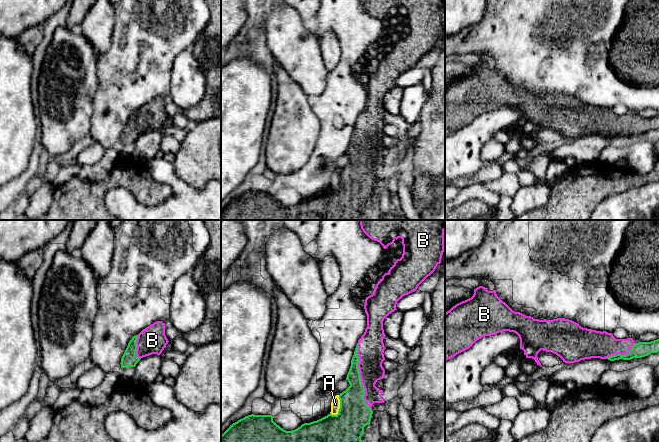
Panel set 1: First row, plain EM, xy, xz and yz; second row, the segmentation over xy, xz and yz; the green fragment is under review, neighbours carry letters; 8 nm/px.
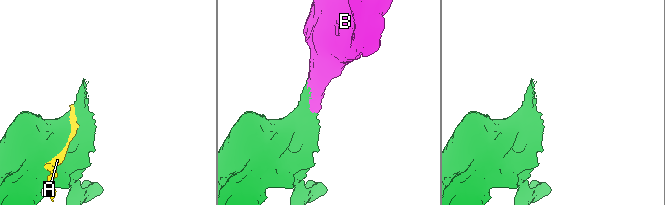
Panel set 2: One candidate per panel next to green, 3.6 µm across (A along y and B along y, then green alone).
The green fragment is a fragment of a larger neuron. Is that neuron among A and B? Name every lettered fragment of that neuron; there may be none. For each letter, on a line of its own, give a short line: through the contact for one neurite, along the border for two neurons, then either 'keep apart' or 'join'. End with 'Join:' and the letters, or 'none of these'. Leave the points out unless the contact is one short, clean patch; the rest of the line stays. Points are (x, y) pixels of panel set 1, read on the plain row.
A: keep apart
B: join
Join: B

